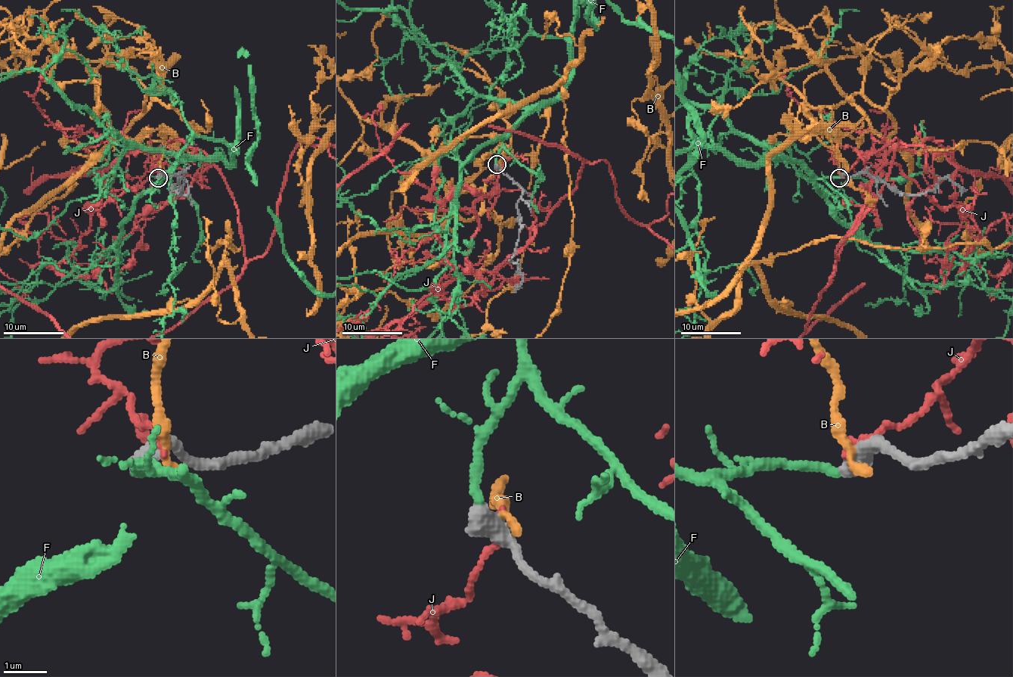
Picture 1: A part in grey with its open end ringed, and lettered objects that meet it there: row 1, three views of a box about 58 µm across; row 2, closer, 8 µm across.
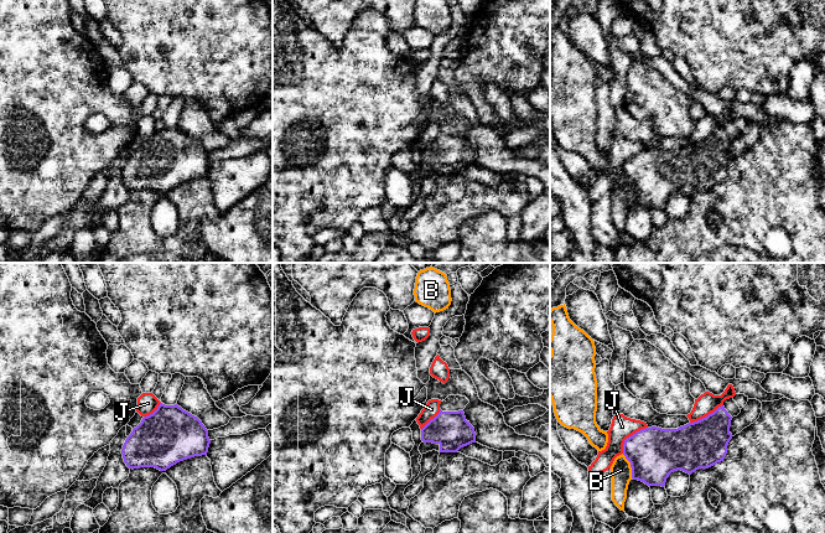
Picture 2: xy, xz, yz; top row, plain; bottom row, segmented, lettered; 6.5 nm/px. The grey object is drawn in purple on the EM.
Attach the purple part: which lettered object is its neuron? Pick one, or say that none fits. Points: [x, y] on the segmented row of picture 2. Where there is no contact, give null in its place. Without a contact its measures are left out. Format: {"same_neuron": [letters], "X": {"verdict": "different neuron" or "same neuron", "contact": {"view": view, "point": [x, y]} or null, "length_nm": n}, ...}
{"same_neuron": ["F"], "B": {"verdict": "different neuron", "contact": {"view": "yz", "point": [631, 466]}, "length_nm": 170}, "F": {"verdict": "same neuron", "contact": null}, "J": {"verdict": "different neuron", "contact": {"view": "yz", "point": [629, 436]}, "length_nm": 240}}

